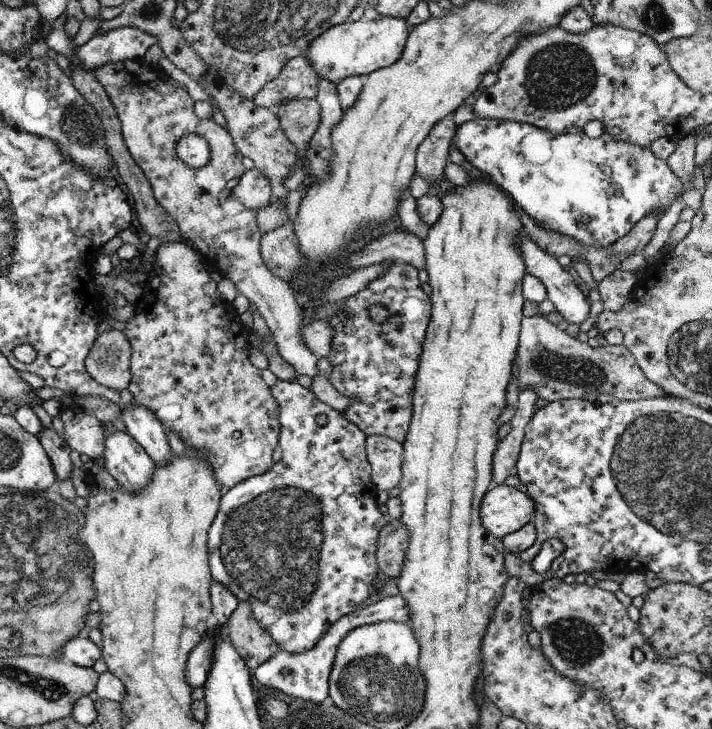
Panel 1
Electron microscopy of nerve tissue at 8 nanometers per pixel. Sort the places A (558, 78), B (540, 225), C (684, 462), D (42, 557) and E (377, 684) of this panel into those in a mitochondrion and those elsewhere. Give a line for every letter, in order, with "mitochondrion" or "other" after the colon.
A: mitochondrion
B: other
C: mitochondrion
D: mitochondrion
E: mitochondrion

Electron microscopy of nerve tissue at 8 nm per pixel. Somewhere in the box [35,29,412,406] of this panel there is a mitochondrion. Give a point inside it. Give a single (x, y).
(78, 124)

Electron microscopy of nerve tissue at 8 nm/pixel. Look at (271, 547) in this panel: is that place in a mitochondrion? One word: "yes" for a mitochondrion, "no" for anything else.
yes

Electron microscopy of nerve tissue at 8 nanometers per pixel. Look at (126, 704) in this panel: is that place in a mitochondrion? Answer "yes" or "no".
no

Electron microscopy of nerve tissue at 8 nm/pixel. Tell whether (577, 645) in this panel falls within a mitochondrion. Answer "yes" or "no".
yes

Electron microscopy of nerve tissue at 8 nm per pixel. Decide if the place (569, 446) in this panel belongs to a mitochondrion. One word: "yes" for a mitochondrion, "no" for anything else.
no

